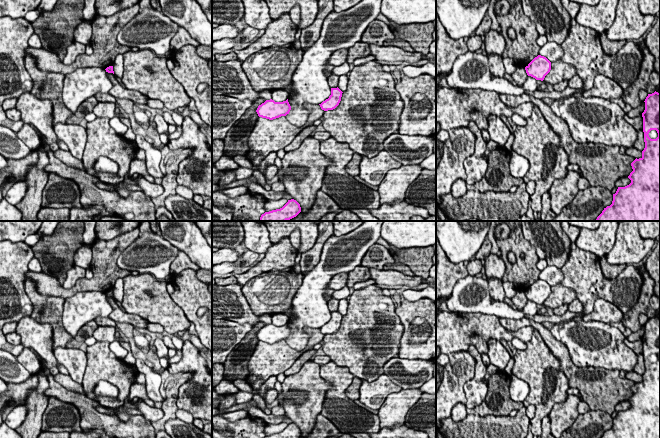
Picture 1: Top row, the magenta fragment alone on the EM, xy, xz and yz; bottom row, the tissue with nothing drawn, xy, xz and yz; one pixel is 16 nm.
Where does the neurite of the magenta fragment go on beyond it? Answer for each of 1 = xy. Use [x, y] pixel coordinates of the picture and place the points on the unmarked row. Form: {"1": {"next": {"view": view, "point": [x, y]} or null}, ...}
{"1": {"next": null}}

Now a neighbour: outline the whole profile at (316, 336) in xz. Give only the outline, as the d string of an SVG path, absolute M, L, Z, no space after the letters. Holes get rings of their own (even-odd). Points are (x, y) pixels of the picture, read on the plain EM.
M306 326L303 328L303 330L310 336L310 338L308 340L307 346L301 351L302 353L308 351L310 347L314 347L316 344L322 341L325 336L318 328L311 328Z

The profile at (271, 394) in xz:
M269 389L266 391L265 395L262 397L267 405L274 402L274 400L277 398L278 392L274 389Z

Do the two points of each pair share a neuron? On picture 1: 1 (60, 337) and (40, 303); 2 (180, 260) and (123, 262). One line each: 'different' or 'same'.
1: same
2: different

